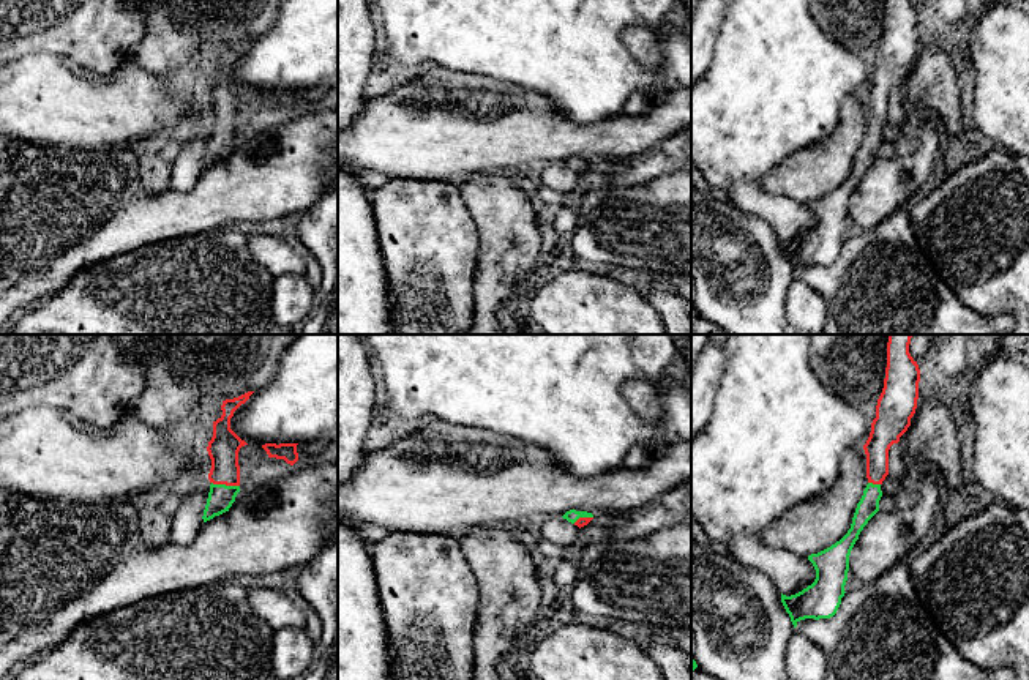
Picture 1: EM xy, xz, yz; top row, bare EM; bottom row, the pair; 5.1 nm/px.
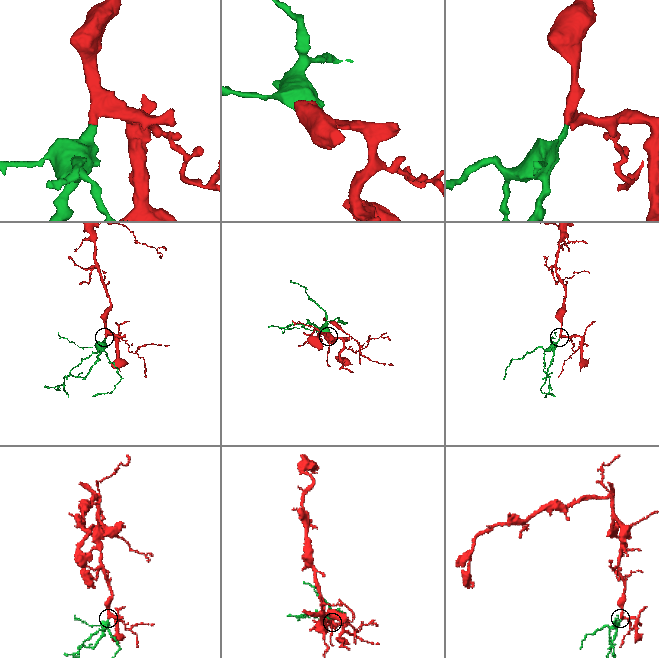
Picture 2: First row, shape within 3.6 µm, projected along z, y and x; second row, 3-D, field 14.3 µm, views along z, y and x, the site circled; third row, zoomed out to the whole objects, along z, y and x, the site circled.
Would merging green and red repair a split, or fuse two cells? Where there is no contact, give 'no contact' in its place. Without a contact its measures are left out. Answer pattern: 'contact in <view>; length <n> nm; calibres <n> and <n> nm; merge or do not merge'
contact in xy; length 150 nm; calibres 130 and 160 nm; merge

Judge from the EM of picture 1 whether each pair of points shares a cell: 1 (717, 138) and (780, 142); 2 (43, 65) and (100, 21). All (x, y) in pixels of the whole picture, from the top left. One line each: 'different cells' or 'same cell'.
1: same cell
2: different cells

